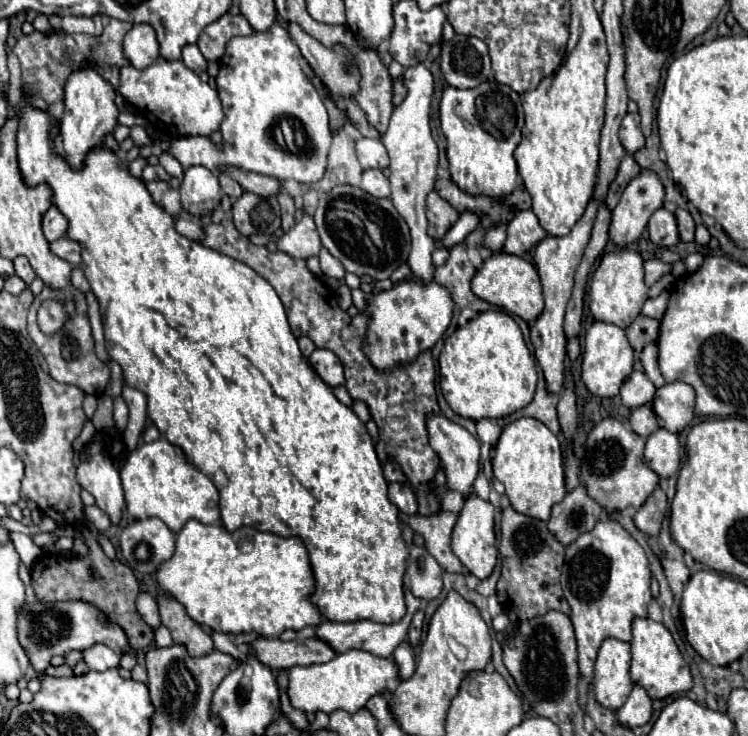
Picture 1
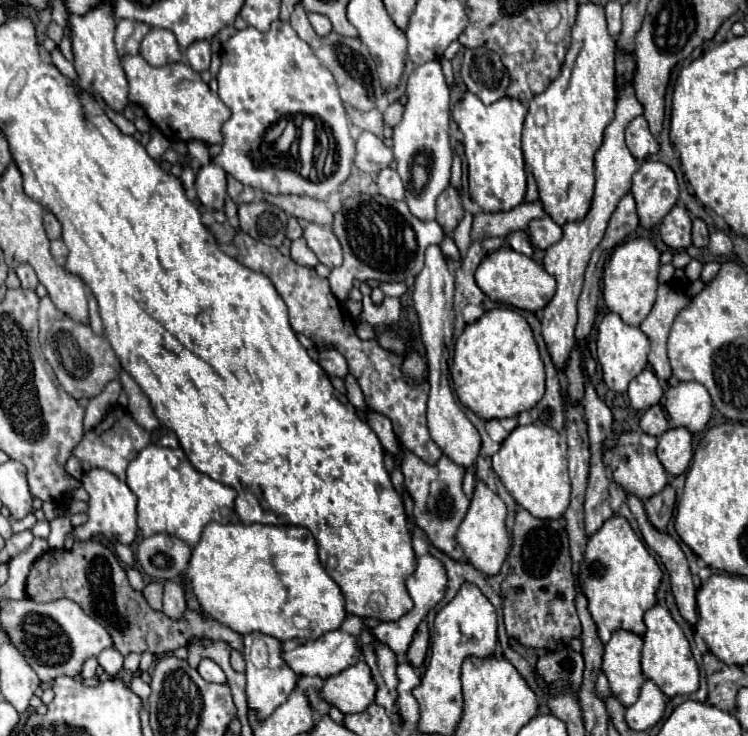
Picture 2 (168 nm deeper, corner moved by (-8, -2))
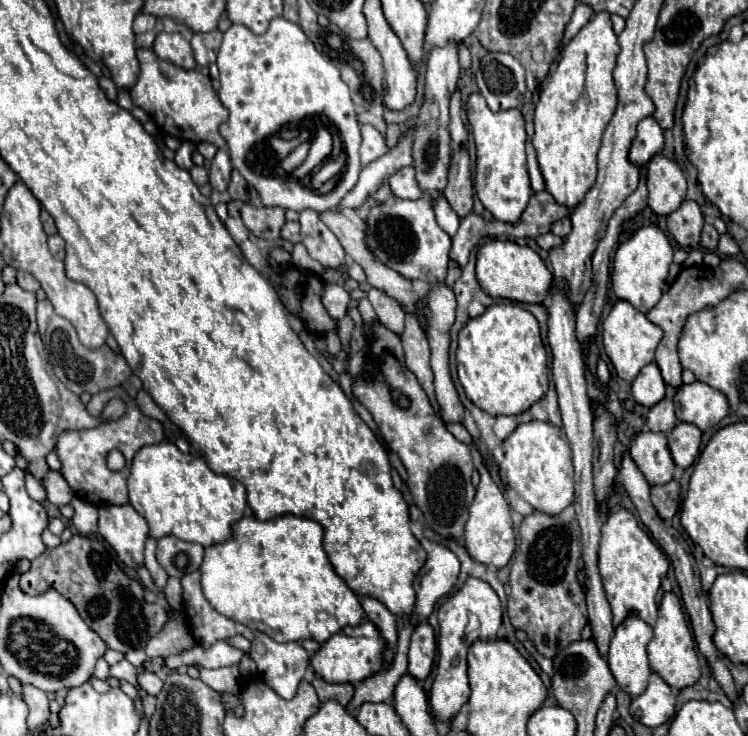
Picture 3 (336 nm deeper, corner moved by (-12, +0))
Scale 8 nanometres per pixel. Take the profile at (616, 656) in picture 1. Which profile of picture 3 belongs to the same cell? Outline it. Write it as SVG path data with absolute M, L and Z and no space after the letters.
M628 615L618 627L616 627L616 635L610 643L610 651L608 651L608 667L618 683L618 687L622 691L628 691L628 695L638 697L640 693L644 693L644 687L648 685L648 677L650 677L650 665L648 665L648 657L646 657L646 645L650 643L650 639L654 637L652 627L642 621L638 615Z

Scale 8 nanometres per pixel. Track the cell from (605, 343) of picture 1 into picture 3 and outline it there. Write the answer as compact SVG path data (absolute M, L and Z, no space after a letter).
M618 301L602 323L604 351L610 357L618 377L628 383L640 373L640 369L644 365L654 361L654 351L656 351L662 335L664 335L664 331L658 325L654 325L652 321L648 321L646 315L638 309L634 309L628 301Z

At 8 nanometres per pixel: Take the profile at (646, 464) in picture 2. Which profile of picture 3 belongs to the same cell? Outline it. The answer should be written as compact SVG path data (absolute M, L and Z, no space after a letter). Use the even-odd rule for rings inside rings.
M642 431L630 445L630 455L650 485L664 485L674 475L674 459L668 457L666 435ZM670 467L670 473L668 473Z

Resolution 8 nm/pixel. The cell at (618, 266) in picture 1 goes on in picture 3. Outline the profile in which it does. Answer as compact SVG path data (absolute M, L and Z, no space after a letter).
M656 225L638 227L616 251L612 265L612 291L618 299L628 299L638 311L648 313L658 299L662 297L662 289L668 277L668 269L672 265L672 245L662 229Z

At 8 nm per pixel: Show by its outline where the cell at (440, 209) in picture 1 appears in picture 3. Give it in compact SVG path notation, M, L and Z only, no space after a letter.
M464 145L454 147L450 155L448 183L444 187L444 197L448 199L450 207L456 211L460 219L472 213L474 187L472 187L472 173L470 173L470 157Z

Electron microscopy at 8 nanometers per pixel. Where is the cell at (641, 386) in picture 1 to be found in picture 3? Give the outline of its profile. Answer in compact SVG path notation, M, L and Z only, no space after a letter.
M648 363L644 371L632 381L632 397L636 403L652 407L656 405L666 393L666 383L660 375L660 369L656 363Z

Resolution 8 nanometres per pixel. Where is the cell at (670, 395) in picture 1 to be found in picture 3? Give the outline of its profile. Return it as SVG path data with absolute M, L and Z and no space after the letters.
M702 381L682 385L674 395L674 403L678 419L696 425L702 431L718 425L730 411L726 395Z

